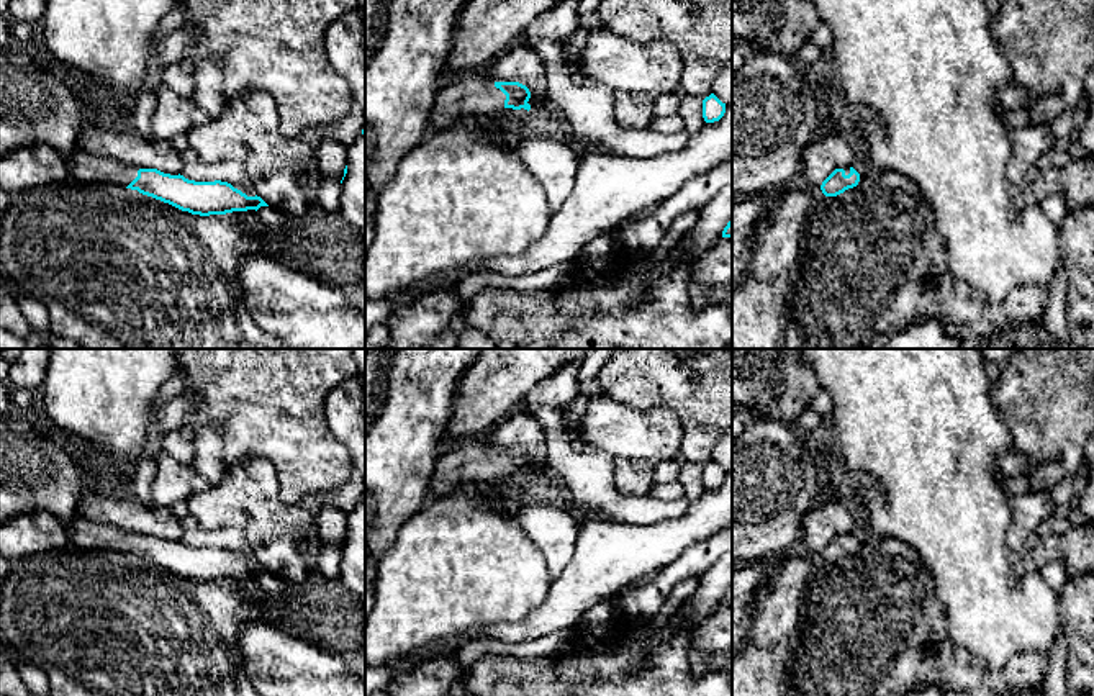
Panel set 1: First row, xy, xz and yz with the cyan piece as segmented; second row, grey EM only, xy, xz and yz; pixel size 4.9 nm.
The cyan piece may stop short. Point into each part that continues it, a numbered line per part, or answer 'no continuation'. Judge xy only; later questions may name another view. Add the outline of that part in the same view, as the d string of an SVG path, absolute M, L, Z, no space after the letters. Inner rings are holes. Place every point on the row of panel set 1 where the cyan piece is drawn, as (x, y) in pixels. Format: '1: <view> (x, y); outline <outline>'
1: xy (82, 166); outline M77 149L66 157L69 177L80 182L103 182L128 187L138 177L138 167Z

